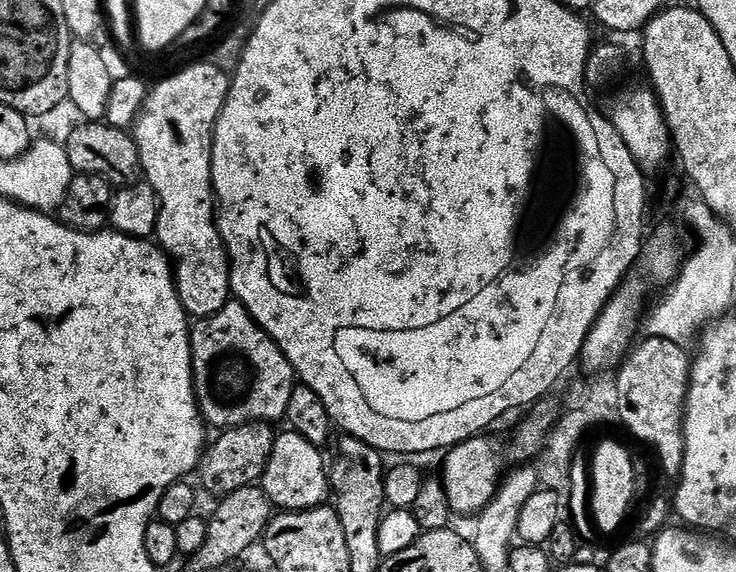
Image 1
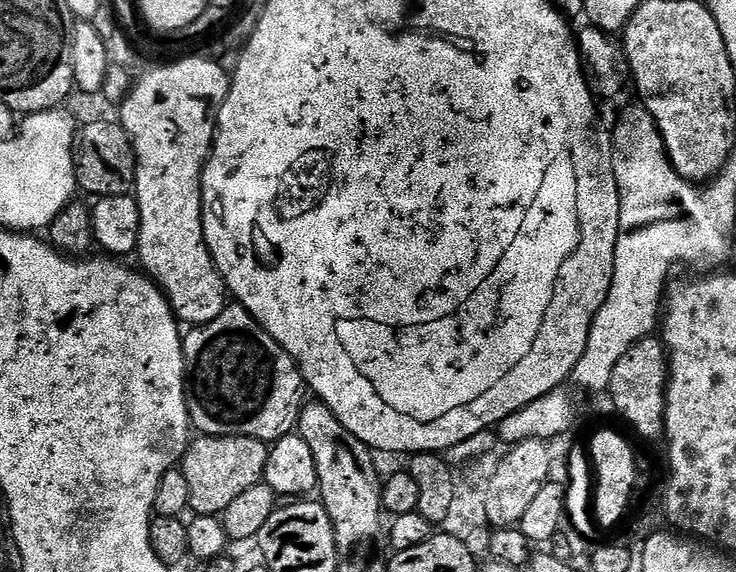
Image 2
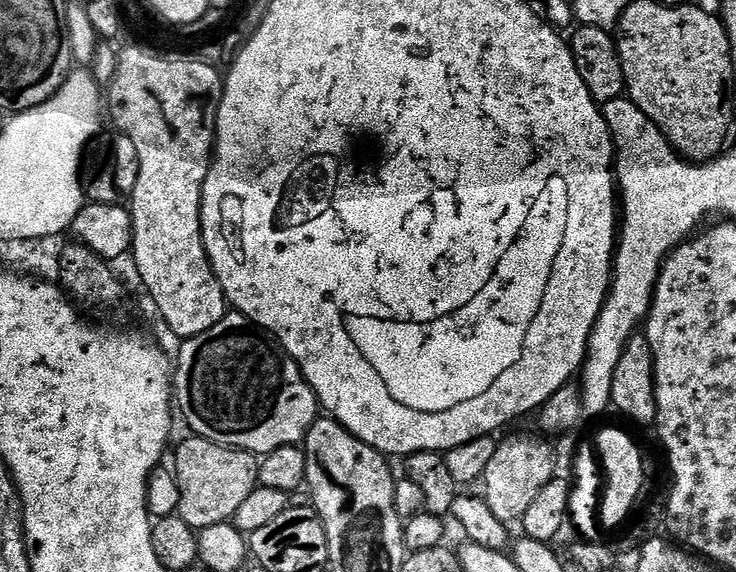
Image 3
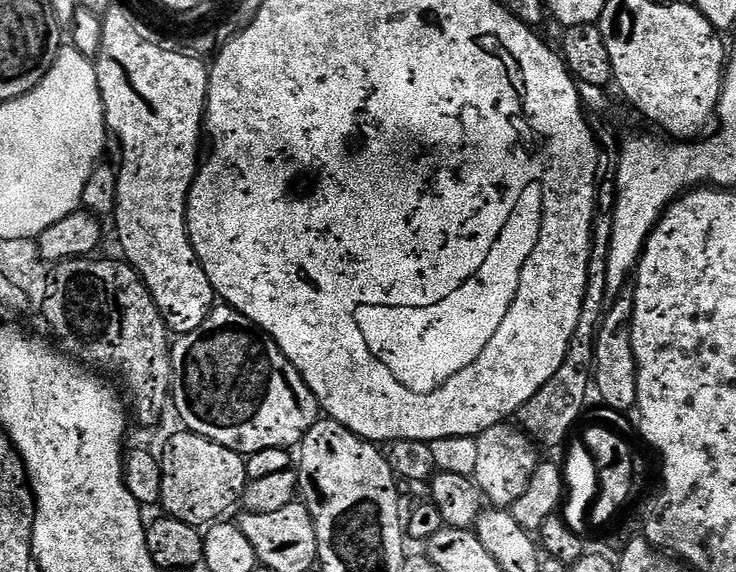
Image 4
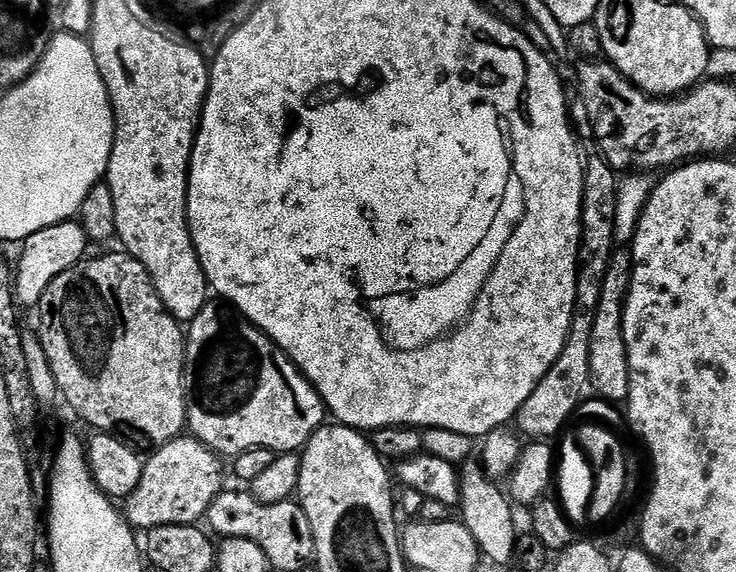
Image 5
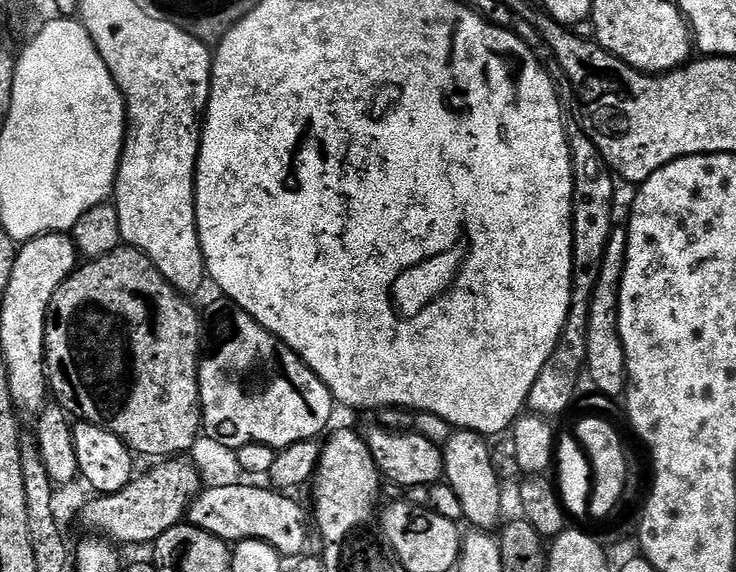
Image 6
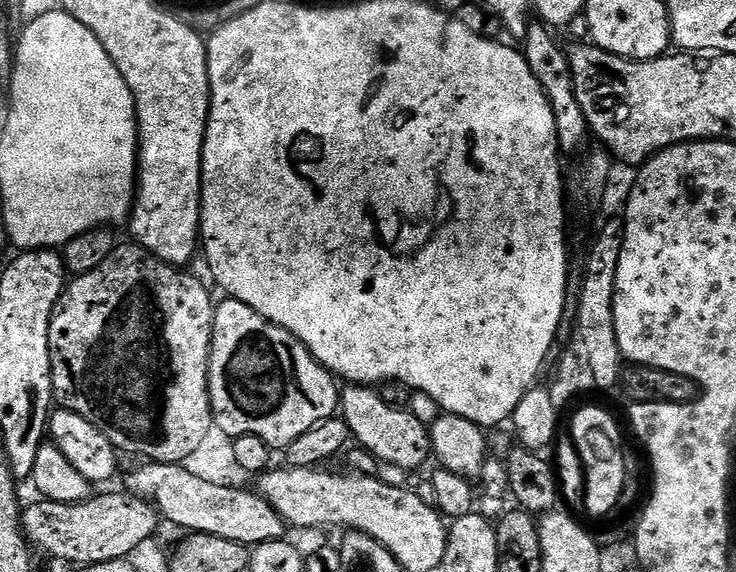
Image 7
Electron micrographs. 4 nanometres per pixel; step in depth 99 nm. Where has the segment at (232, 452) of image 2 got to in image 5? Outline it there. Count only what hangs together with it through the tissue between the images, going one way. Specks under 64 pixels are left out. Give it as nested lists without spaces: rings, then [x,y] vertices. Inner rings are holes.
[[[191,434],[161,444],[153,452],[156,453],[144,461],[144,474],[138,490],[127,497],[128,523],[136,530],[175,524],[199,525],[207,517],[210,506],[225,491],[224,464],[220,461],[223,459]]]

